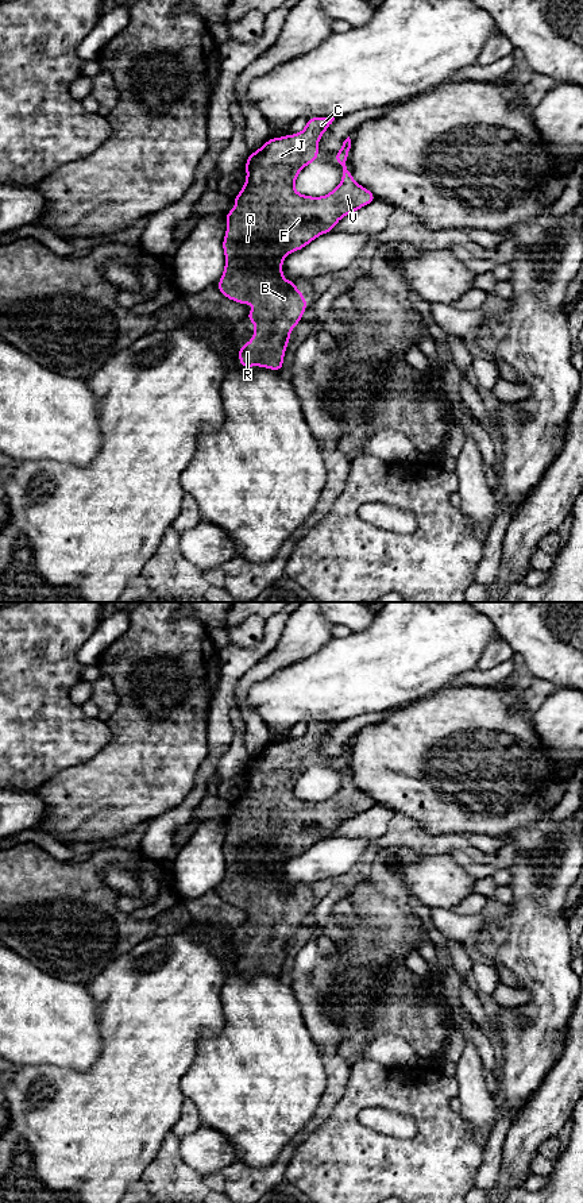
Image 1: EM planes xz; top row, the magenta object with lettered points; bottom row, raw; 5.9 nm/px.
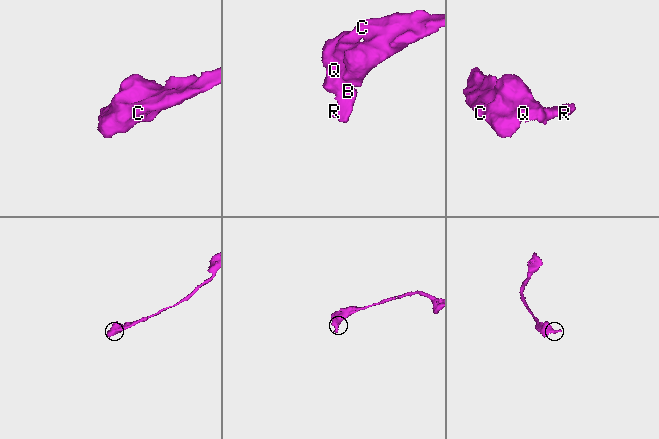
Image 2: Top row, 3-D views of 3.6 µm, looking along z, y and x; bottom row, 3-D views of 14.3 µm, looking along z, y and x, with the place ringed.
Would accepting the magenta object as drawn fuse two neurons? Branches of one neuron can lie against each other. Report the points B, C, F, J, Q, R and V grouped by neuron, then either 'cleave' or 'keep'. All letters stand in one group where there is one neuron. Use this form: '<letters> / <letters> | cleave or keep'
B C F J Q R V | keep

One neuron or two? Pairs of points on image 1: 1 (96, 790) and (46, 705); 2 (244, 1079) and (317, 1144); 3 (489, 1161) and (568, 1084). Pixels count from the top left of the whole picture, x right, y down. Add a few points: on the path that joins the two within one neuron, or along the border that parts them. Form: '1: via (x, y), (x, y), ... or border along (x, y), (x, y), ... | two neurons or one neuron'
1: border along (107, 744), (87, 760), (68, 766), (51, 777) | two neurons
2: border along (305, 1132), (293, 1142) | two neurons
3: border along (512, 1124), (502, 1148), (501, 1168), (494, 1180) | two neurons

